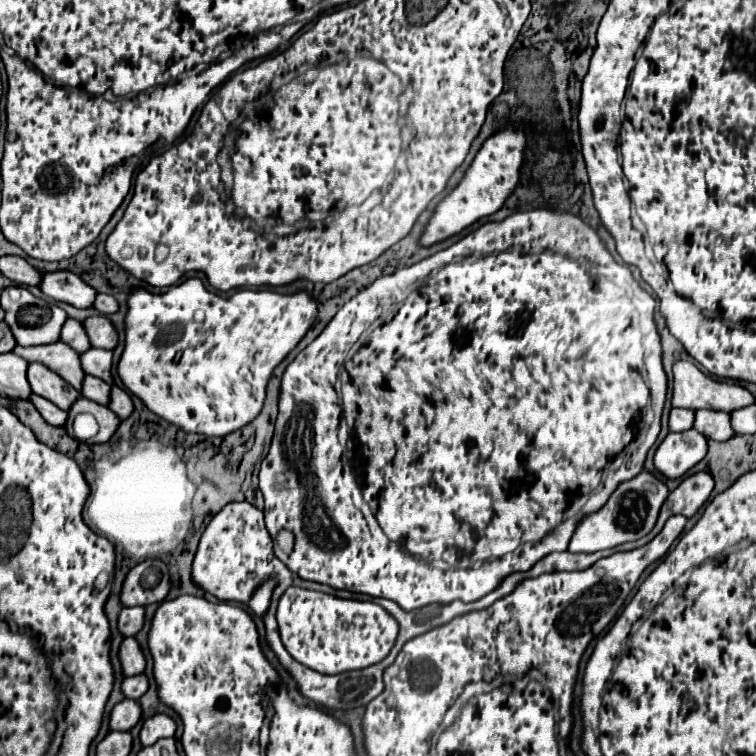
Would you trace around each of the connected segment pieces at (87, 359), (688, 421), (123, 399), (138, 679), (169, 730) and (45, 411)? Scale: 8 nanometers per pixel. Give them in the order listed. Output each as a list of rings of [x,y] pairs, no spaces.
[[[90,348],[80,354],[82,370],[86,374],[98,376],[102,380],[110,380],[110,366],[112,366],[112,352],[110,350],[100,350],[100,348]]]
[[[672,408],[670,410],[670,416],[668,416],[670,432],[690,430],[692,422],[694,422],[694,412],[692,410],[684,410],[684,408]]]
[[[112,386],[108,408],[110,408],[120,420],[124,420],[124,418],[128,418],[128,416],[132,414],[132,408],[134,408],[134,406],[132,406],[132,400],[130,400],[130,396],[128,396],[126,390],[122,390],[122,388],[118,388],[118,386]]]
[[[138,674],[134,678],[124,678],[122,680],[122,694],[126,698],[138,700],[146,690],[148,690],[148,680],[146,680],[144,674]]]
[[[154,714],[144,720],[144,726],[140,730],[140,742],[142,746],[150,746],[160,738],[174,736],[174,732],[176,732],[176,722],[170,716]]]
[[[32,394],[28,400],[36,406],[36,410],[44,416],[44,420],[46,420],[48,424],[64,426],[66,418],[68,418],[64,410],[60,410],[60,408],[58,408],[58,406],[54,406],[50,400],[46,400],[46,398],[42,398],[42,396],[36,396],[36,394]]]

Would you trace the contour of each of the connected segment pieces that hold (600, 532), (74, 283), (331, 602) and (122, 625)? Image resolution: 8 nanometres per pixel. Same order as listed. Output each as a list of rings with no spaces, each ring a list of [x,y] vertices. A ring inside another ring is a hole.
[[[642,470],[638,476],[618,484],[618,488],[612,492],[608,502],[600,508],[600,512],[598,510],[590,512],[576,524],[568,550],[570,552],[598,552],[598,550],[616,548],[624,542],[632,542],[646,536],[656,524],[656,516],[666,496],[668,496],[666,484],[654,478],[650,472]]]
[[[56,270],[56,272],[42,274],[40,290],[56,302],[66,302],[76,308],[90,308],[96,296],[94,288],[90,288],[86,282],[82,282],[76,274],[68,270]]]
[[[290,586],[280,602],[276,620],[288,654],[300,664],[326,674],[360,670],[380,662],[396,642],[398,624],[374,602],[344,600],[316,590]]]
[[[134,606],[134,608],[122,608],[118,616],[118,632],[122,636],[134,636],[144,624],[144,608]]]

